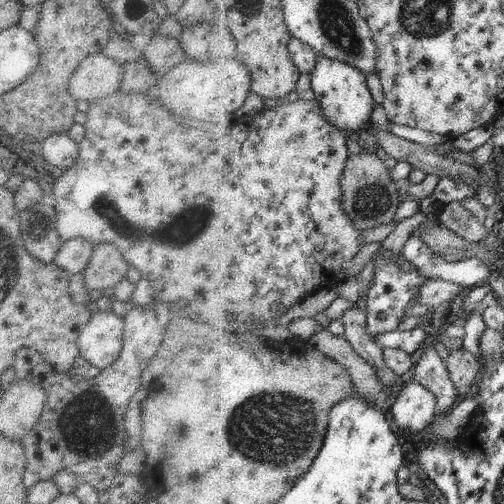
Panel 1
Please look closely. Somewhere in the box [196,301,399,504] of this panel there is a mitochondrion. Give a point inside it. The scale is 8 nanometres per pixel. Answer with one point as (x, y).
(276, 429)

